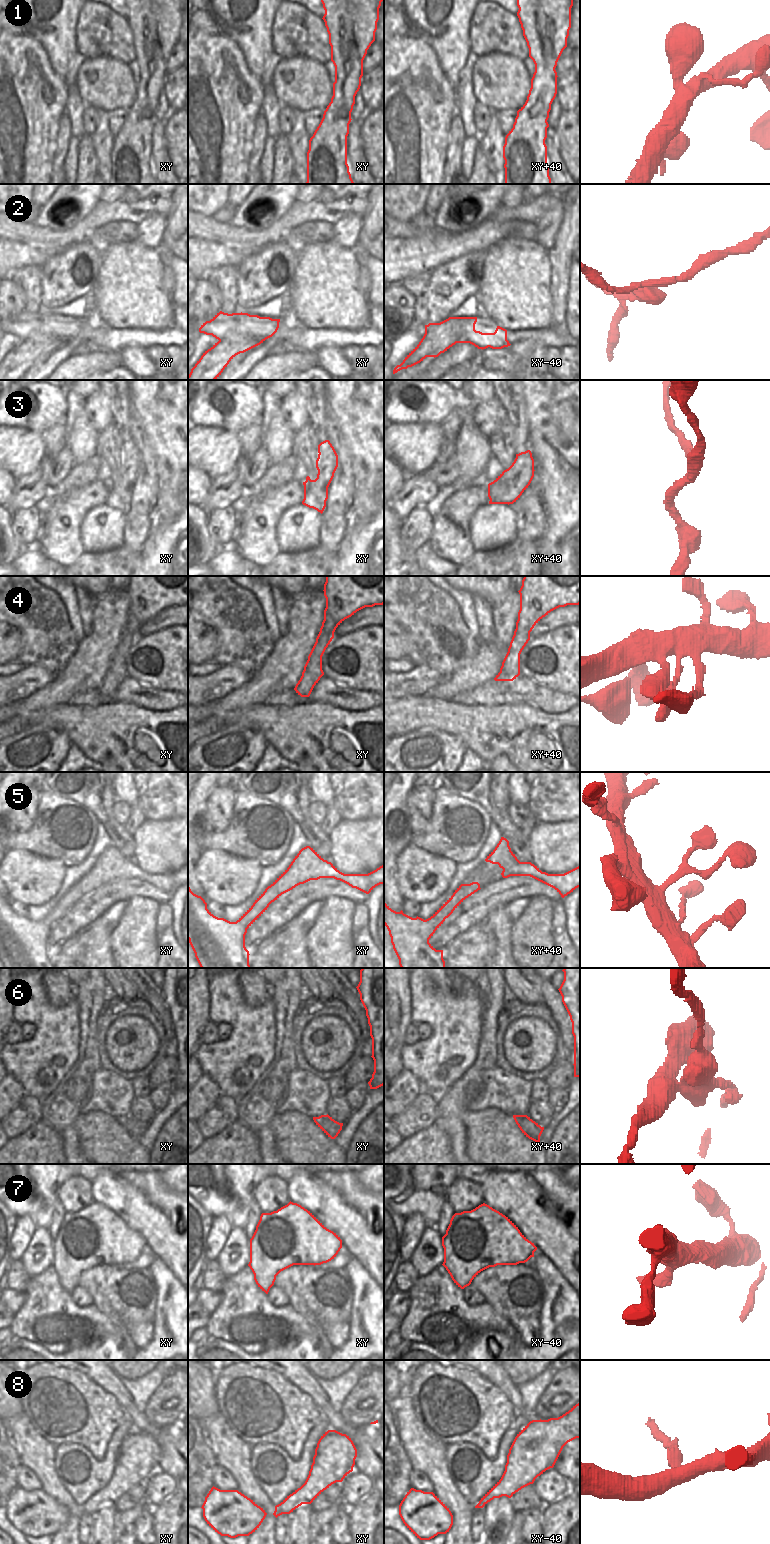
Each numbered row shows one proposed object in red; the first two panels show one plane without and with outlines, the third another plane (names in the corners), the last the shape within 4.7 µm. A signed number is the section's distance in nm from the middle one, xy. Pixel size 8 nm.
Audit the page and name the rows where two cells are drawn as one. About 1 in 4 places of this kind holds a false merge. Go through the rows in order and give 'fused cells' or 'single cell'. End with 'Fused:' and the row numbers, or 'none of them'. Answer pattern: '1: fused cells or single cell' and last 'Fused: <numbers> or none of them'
1: single cell
2: fused cells
3: fused cells
4: single cell
5: single cell
6: fused cells
7: single cell
8: single cell
Fused: 2, 3, 6

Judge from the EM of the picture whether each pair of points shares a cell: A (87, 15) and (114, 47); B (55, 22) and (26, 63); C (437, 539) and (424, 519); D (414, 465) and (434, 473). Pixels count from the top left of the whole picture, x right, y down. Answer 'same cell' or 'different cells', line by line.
A: same cell
B: different cells
C: different cells
D: different cells

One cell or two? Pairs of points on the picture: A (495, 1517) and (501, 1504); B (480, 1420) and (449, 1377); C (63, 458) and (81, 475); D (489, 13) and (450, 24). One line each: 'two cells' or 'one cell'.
A: one cell
B: one cell
C: two cells
D: two cells

